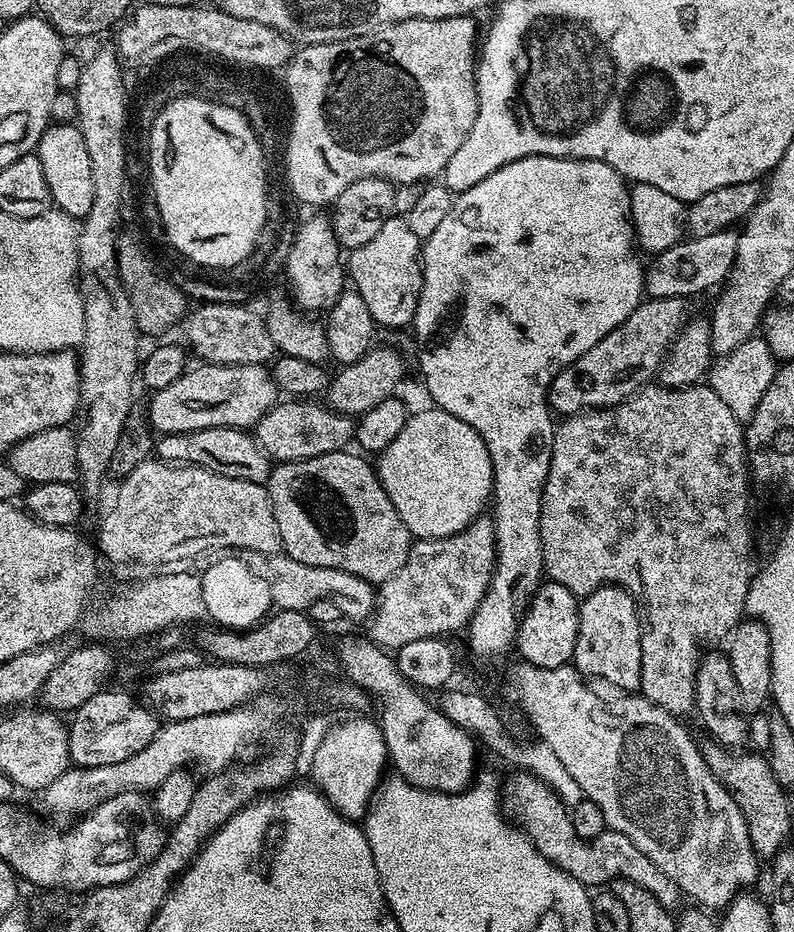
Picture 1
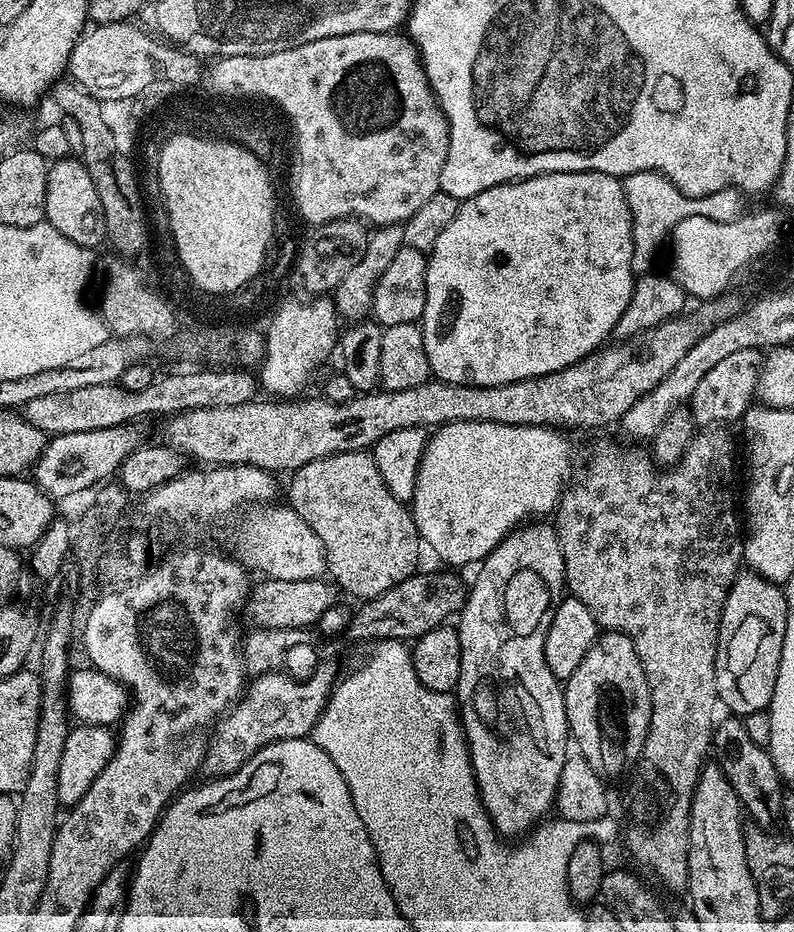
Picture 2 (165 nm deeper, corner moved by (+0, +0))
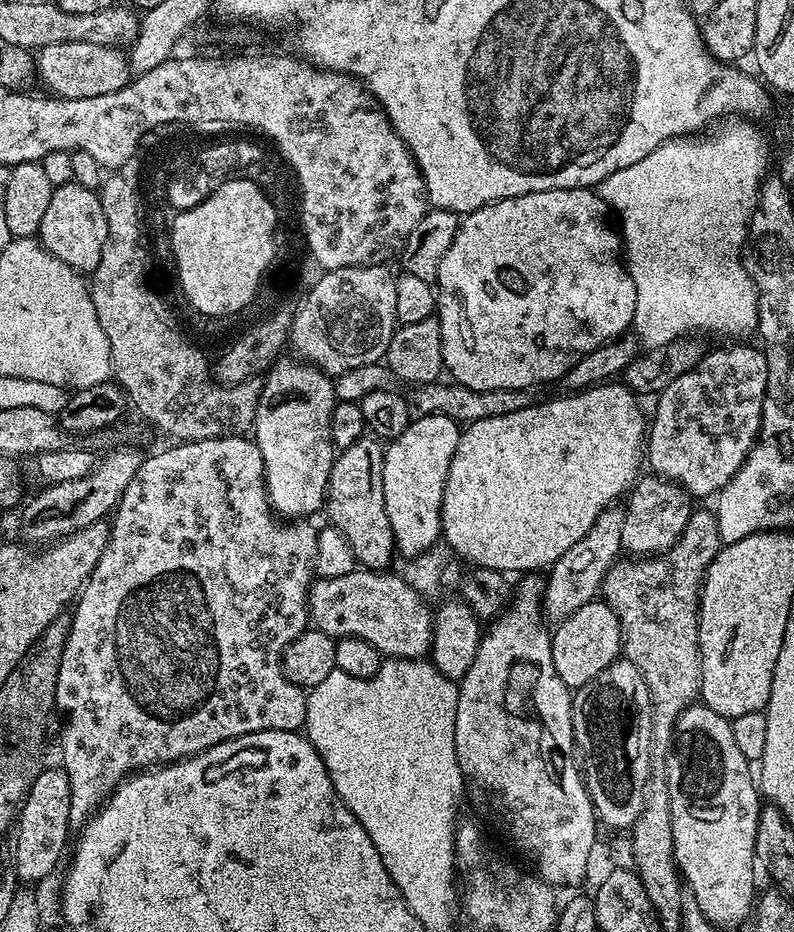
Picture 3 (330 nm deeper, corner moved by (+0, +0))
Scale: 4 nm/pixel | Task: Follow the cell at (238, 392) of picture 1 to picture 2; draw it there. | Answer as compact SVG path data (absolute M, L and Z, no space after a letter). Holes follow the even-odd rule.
M131 423L102 430L52 436L34 465L34 483L56 502L61 502L60 500L66 499L67 496L76 496L87 488L95 489L101 482L115 477L126 454L140 447L142 437L136 428L139 427Z

